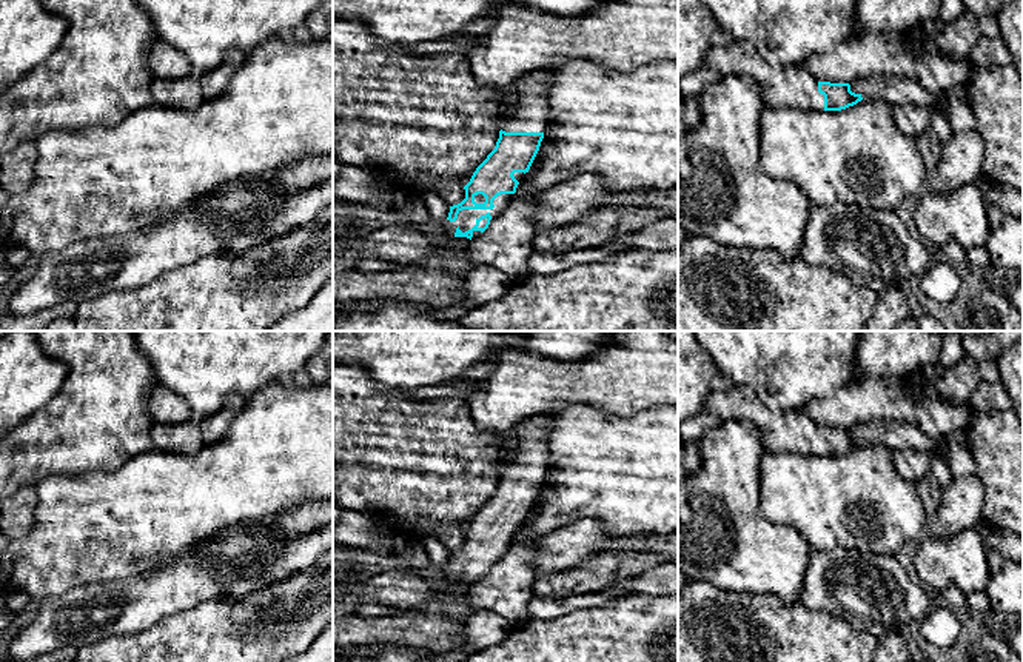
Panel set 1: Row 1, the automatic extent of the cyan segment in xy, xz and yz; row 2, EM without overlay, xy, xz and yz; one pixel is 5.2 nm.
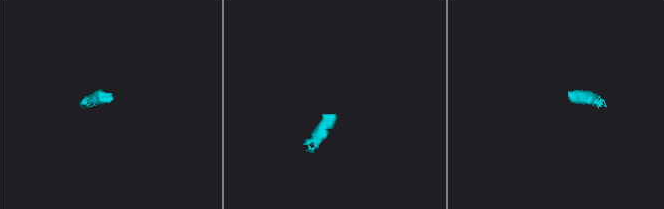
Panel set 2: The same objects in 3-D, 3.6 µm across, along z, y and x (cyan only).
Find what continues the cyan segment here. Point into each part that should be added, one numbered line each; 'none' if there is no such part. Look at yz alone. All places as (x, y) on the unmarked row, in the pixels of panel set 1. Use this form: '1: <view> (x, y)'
1: yz (792, 431)

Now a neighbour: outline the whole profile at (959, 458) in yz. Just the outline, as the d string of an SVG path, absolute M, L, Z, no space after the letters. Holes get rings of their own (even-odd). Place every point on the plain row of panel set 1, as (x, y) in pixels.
M955 439L949 442L944 457L954 477L975 474L975 462L969 448Z

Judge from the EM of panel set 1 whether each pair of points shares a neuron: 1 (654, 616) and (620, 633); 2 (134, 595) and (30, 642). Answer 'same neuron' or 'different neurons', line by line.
1: same neuron
2: same neuron

